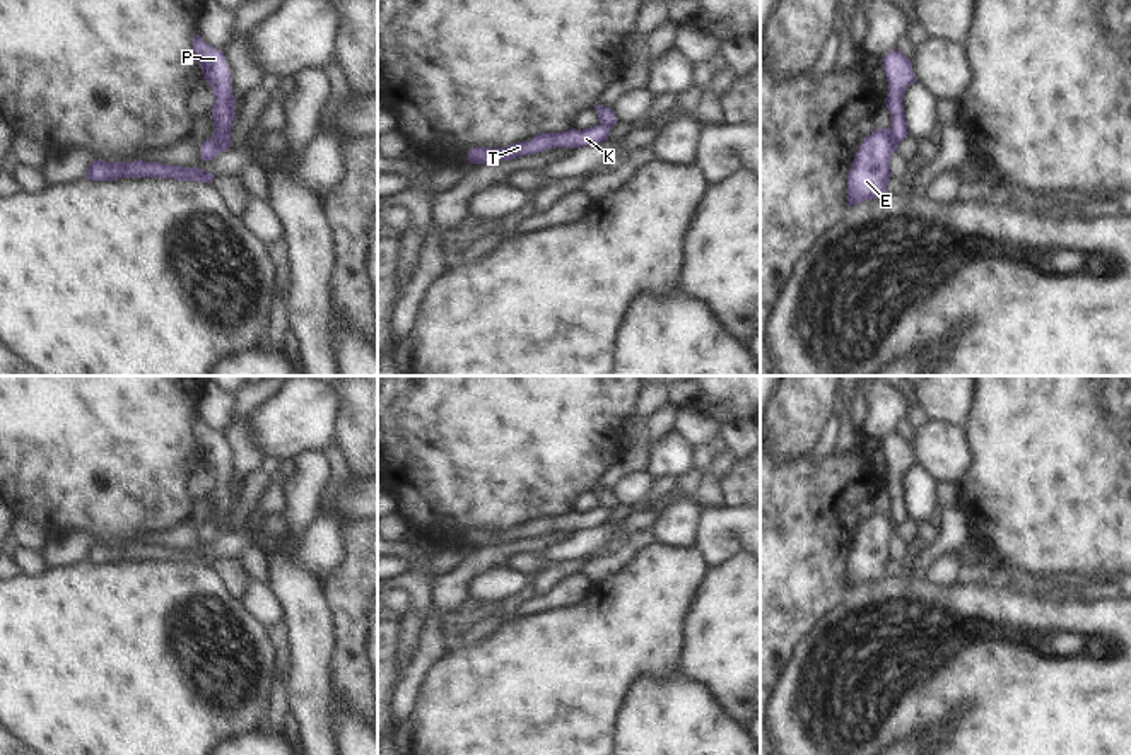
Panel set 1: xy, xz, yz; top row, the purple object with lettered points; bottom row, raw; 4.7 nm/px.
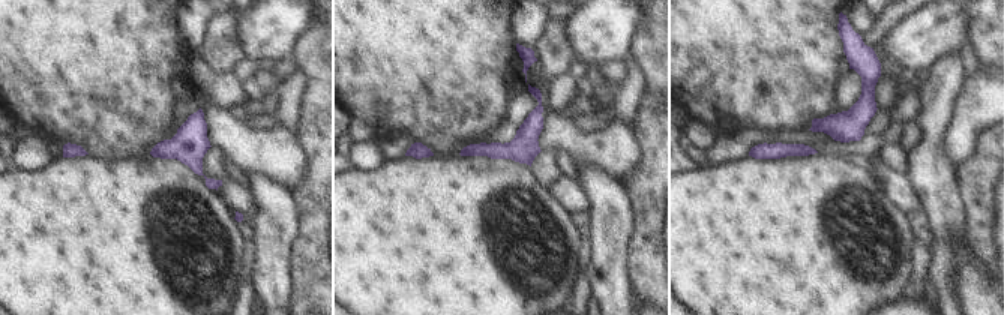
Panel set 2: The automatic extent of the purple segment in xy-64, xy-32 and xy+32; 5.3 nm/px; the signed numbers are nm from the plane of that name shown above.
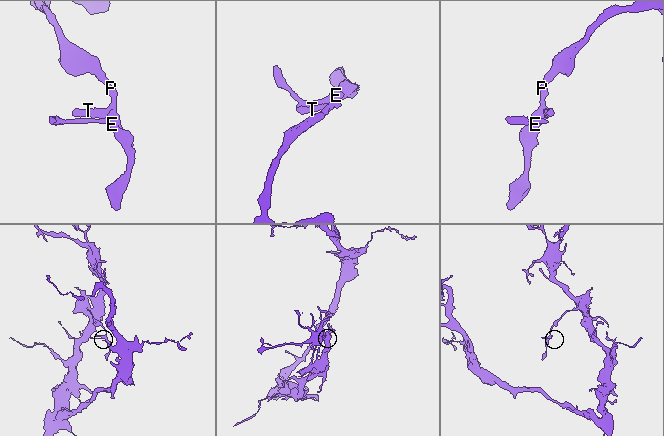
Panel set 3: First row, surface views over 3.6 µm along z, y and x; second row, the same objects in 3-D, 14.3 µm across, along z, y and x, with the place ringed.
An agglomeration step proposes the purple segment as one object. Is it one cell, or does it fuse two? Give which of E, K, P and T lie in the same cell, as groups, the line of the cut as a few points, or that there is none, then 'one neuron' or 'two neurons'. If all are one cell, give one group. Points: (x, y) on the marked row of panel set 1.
E / K P T; cut in xy along (229, 125), (219, 135), (212, 156); two neurons

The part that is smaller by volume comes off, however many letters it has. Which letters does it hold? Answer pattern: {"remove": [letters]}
{"remove": ["E"]}

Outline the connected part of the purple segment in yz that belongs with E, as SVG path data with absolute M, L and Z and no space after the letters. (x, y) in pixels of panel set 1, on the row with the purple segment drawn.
M878 128L863 138L847 173L847 207L878 198L892 178L890 157L895 152L892 130Z

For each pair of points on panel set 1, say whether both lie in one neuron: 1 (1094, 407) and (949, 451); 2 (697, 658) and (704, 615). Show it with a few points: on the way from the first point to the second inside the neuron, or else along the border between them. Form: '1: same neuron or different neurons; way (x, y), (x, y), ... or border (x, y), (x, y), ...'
1: different neurons; border (964, 426), (969, 443), (969, 468), (955, 482)
2: same neuron; way (699, 648), (701, 626)

